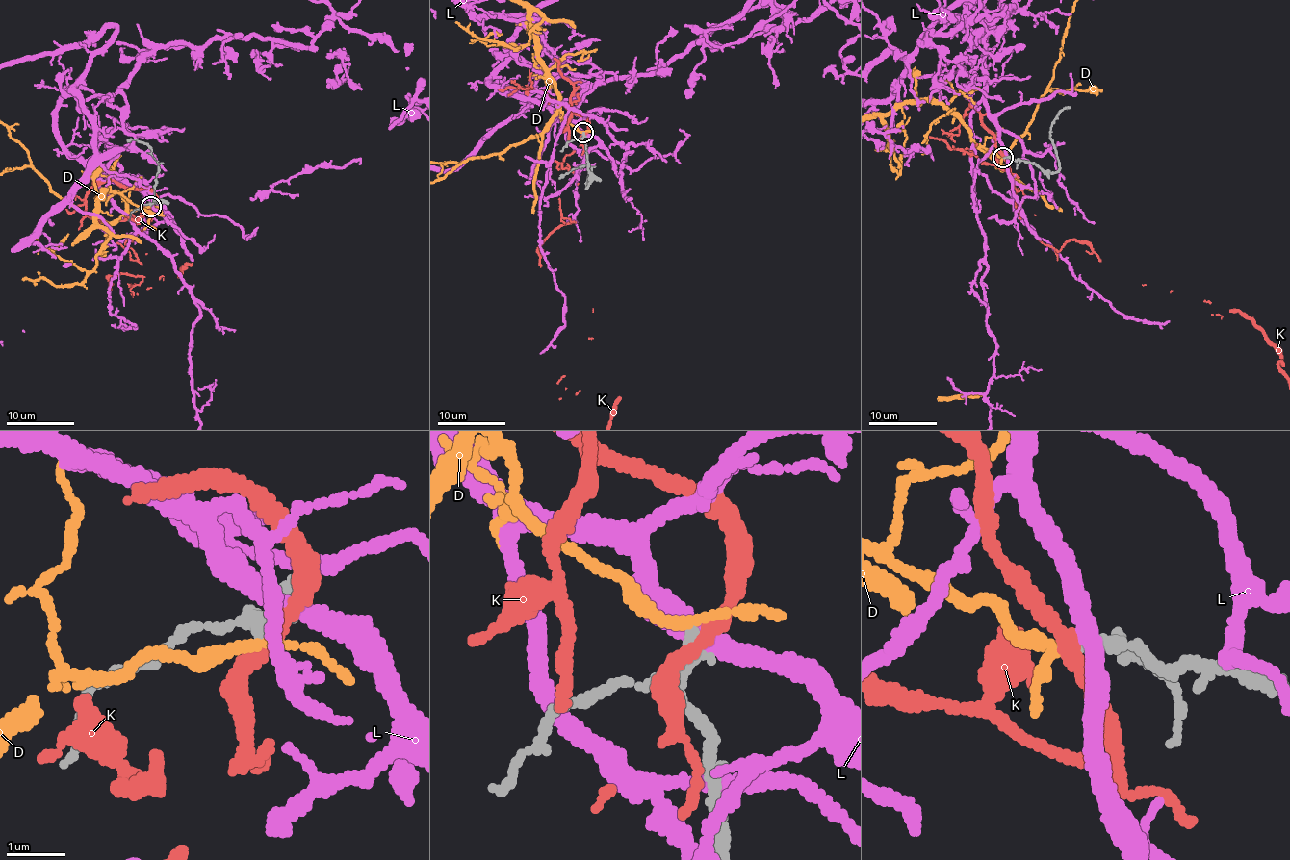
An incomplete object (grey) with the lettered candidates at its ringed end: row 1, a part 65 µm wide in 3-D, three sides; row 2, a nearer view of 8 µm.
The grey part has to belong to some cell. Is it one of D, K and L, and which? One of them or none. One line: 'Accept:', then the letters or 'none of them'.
Accept: D

